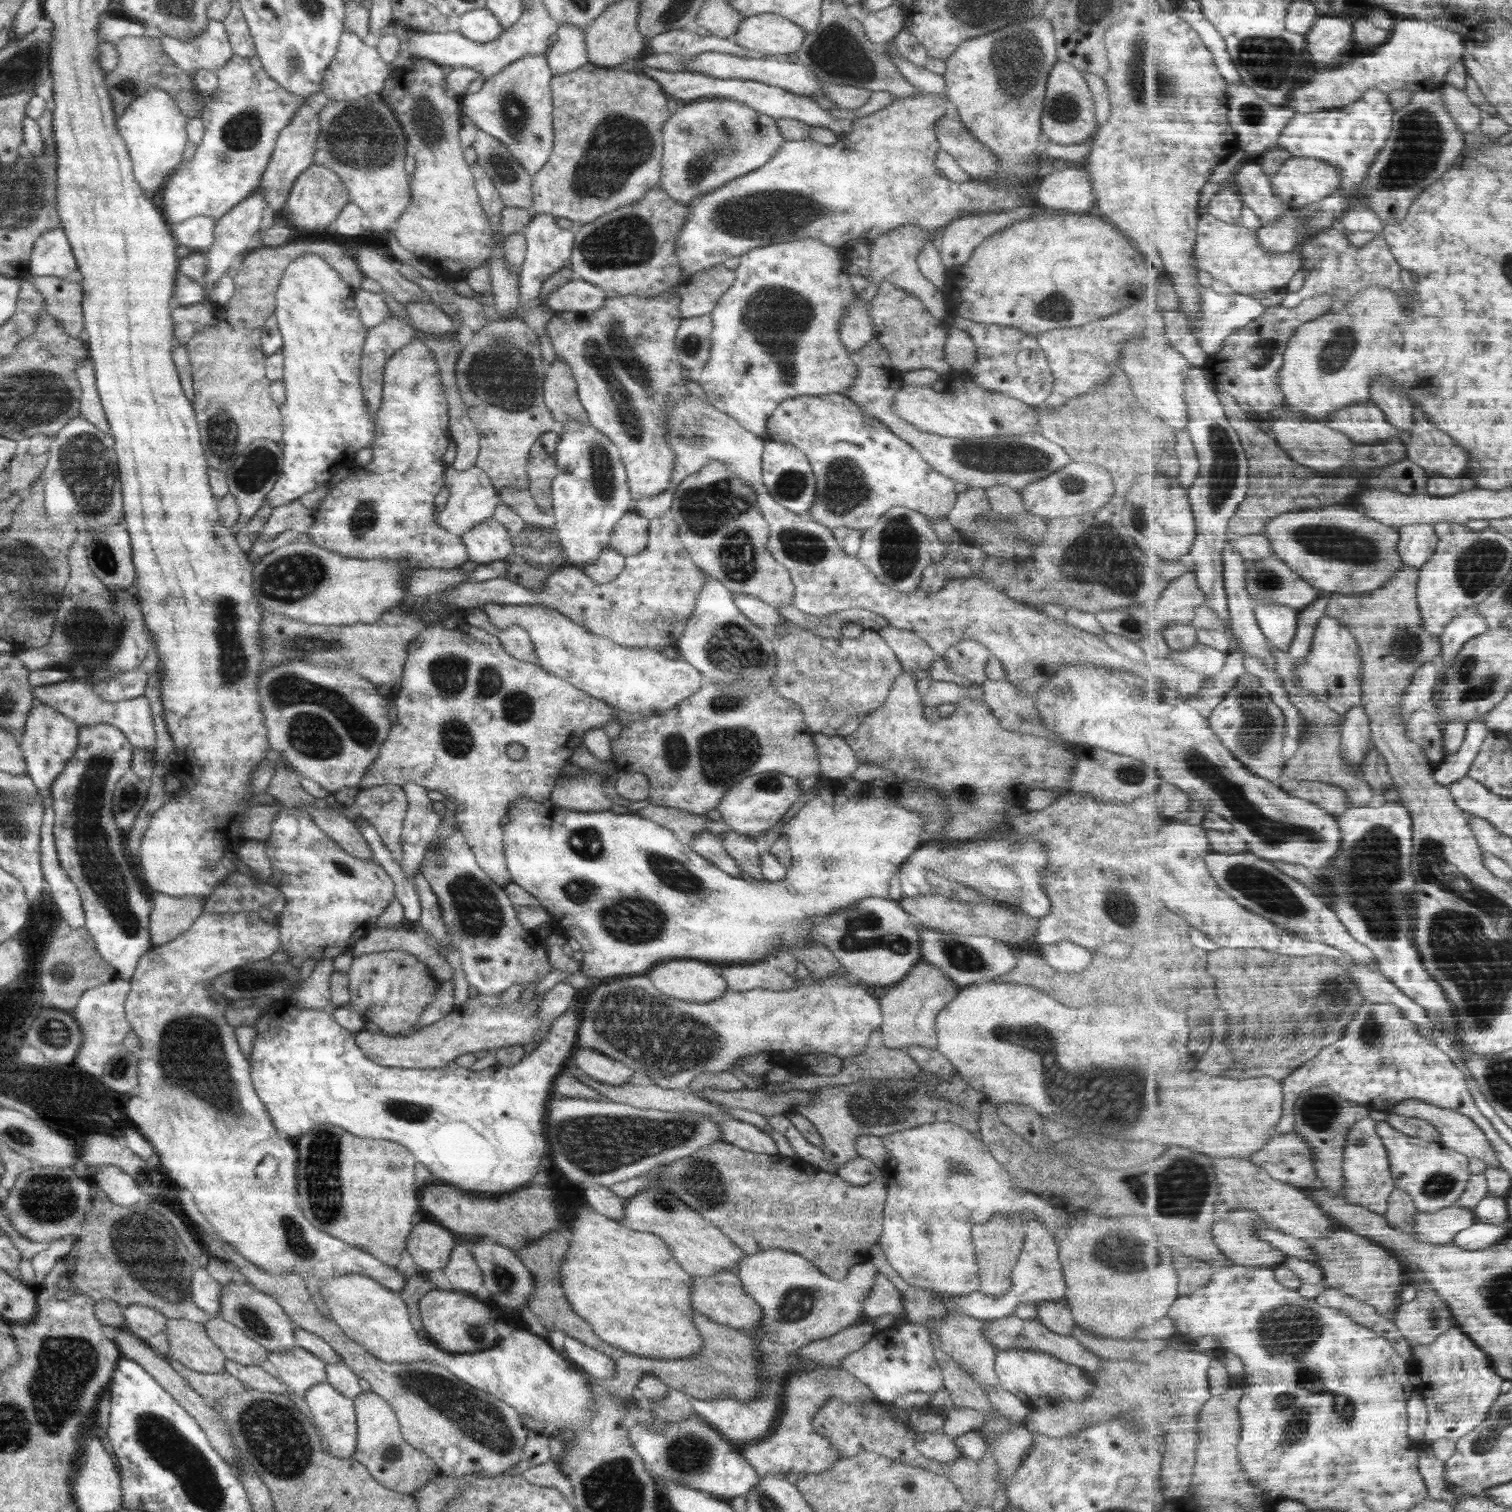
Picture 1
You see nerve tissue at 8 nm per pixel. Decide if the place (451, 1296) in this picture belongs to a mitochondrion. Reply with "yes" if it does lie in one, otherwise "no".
no

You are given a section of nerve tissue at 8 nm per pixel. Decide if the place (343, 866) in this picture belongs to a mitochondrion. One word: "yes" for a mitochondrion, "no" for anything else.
yes

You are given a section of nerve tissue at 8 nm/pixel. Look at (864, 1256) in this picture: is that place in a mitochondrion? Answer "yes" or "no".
no

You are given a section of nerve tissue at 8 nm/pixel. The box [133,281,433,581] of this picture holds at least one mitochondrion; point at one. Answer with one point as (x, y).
(258, 467)

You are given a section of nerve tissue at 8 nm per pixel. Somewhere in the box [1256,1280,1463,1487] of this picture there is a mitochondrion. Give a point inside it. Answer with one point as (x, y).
(1298, 1426)

